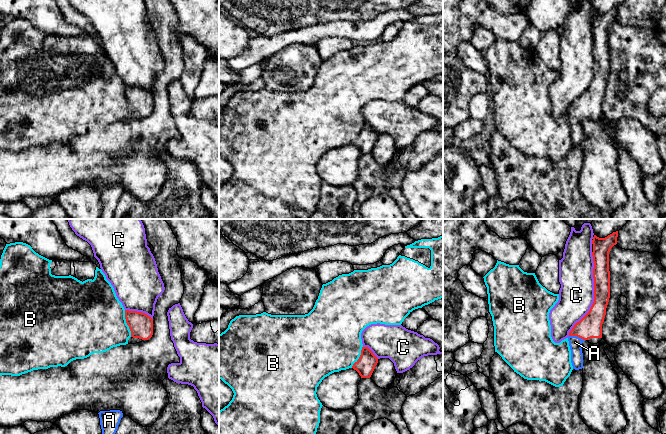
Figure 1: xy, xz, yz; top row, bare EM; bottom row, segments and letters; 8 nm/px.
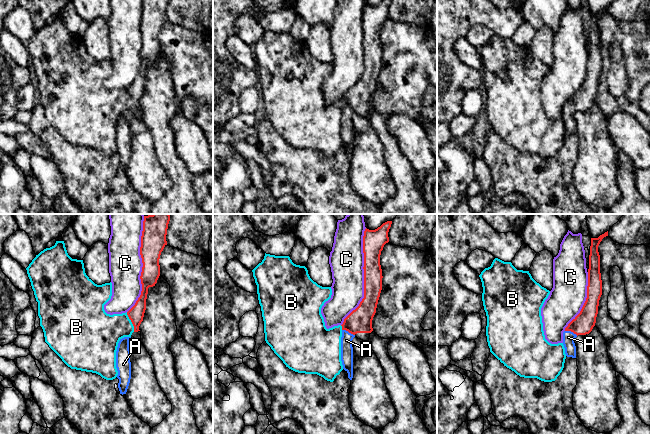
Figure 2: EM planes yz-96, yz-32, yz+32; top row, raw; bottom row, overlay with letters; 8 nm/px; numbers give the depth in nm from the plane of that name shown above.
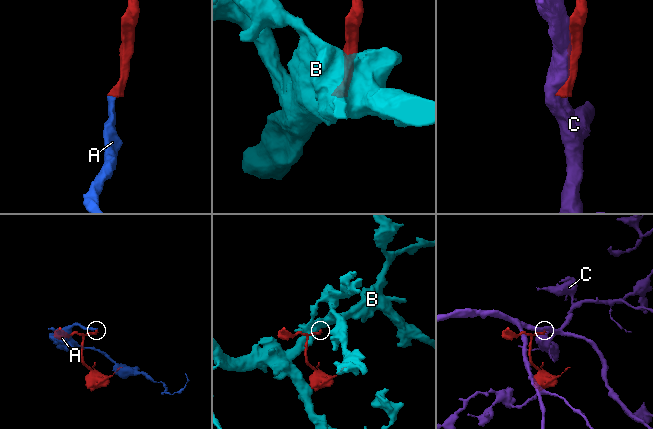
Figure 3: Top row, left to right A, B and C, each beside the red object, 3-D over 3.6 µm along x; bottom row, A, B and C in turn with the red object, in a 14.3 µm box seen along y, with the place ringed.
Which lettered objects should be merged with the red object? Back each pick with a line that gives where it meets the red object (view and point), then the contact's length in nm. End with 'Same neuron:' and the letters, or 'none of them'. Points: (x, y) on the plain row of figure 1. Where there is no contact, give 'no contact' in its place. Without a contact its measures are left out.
A: contact yz (577, 112); length 130 nm
Same neuron: A

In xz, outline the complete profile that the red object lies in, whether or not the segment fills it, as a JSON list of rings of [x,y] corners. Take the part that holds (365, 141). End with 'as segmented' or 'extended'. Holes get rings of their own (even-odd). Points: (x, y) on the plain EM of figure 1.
[[[362,123],[361,131],[352,144],[359,149],[361,154],[370,154],[377,139],[378,134],[373,128],[368,123]]] | as segmented

